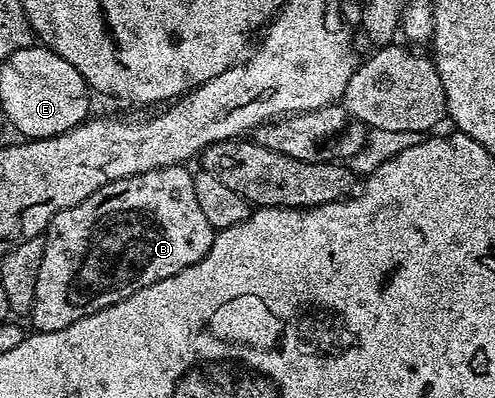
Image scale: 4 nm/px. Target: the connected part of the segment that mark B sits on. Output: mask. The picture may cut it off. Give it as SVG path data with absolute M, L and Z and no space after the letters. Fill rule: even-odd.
M185 165L160 167L147 173L123 177L103 185L79 205L55 213L43 232L45 248L39 281L35 281L35 301L31 312L33 327L38 331L58 331L75 325L99 309L107 309L143 289L195 265L211 249L214 229L199 209L195 198L194 172Z

